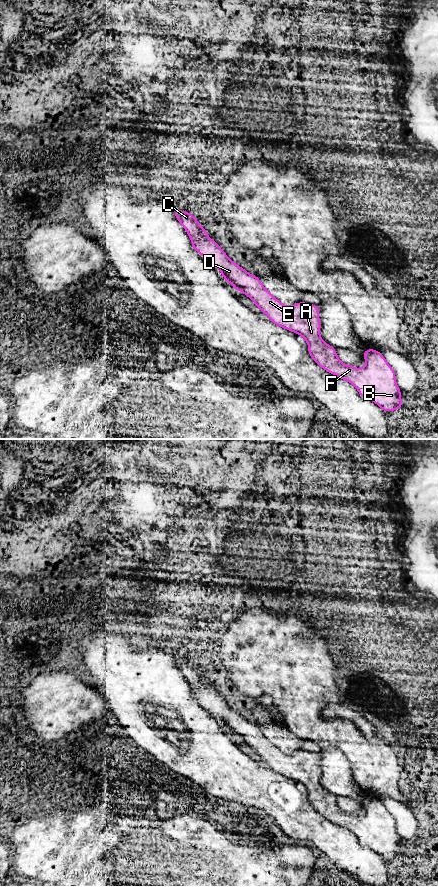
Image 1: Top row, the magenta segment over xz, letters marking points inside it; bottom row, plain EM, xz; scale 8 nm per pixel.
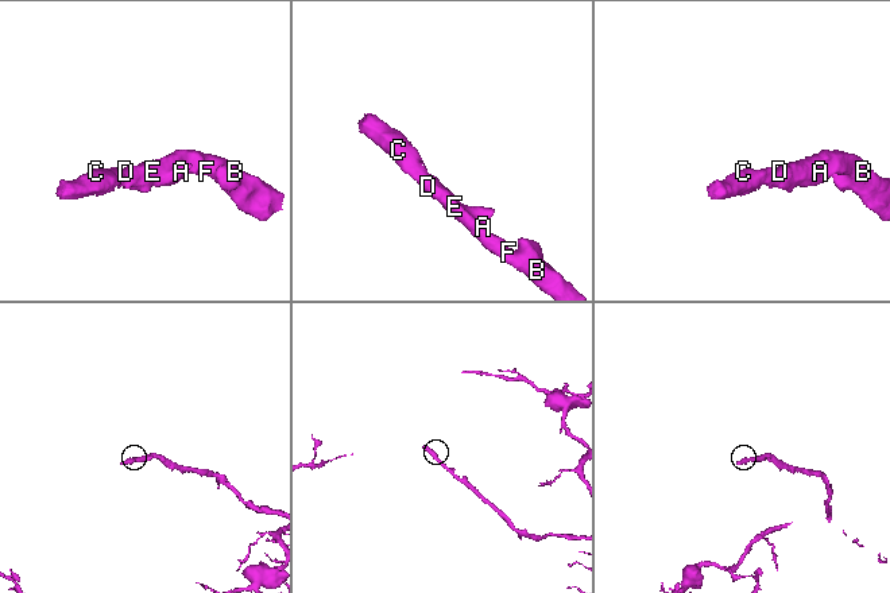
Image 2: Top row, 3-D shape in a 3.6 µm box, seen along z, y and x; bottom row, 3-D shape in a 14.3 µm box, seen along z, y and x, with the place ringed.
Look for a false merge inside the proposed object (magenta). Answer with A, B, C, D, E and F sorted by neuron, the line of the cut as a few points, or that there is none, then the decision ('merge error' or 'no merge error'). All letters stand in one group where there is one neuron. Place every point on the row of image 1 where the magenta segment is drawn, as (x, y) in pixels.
A B C D E F | no cut | no merge error

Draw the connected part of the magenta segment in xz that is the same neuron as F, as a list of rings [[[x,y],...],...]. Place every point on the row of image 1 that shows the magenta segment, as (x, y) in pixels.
[[[174,208],[174,216],[189,235],[193,249],[198,254],[201,254],[210,265],[218,268],[225,281],[230,283],[235,290],[244,293],[250,298],[256,307],[269,317],[272,323],[302,336],[308,344],[310,357],[323,370],[353,384],[361,397],[374,402],[384,412],[392,412],[403,407],[402,391],[396,384],[395,371],[378,350],[367,348],[363,352],[362,357],[366,360],[364,368],[358,369],[353,365],[341,362],[337,356],[336,348],[324,342],[320,336],[321,322],[318,305],[301,301],[293,306],[285,306],[262,285],[258,276],[249,274],[244,268],[229,259],[217,242],[208,238],[208,231],[199,224],[193,214]]]

